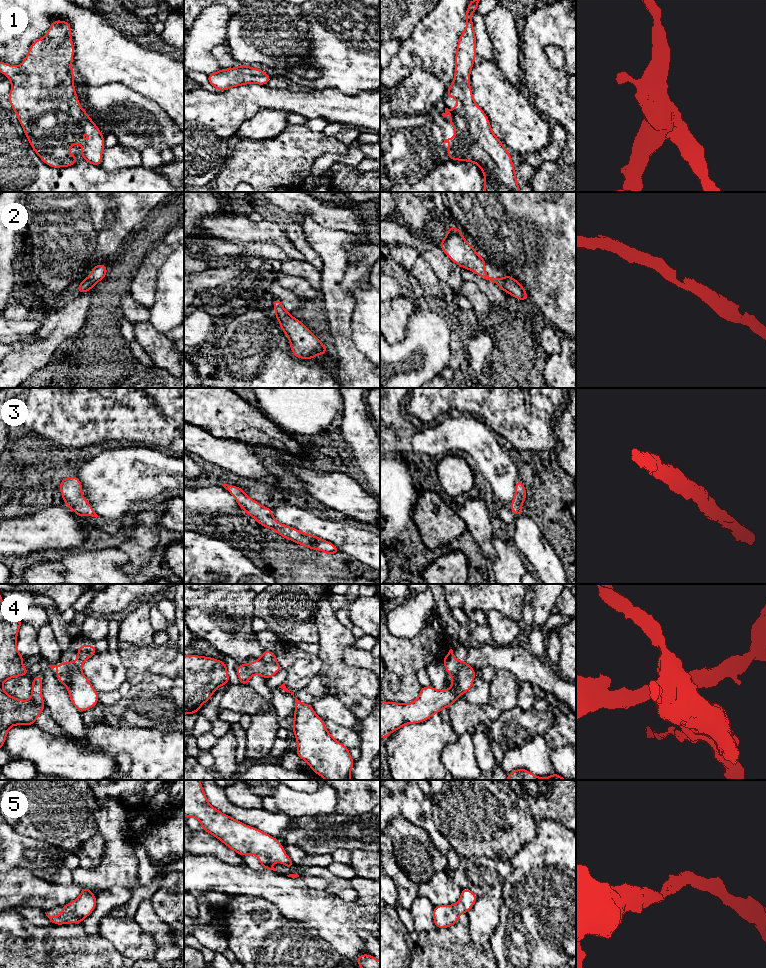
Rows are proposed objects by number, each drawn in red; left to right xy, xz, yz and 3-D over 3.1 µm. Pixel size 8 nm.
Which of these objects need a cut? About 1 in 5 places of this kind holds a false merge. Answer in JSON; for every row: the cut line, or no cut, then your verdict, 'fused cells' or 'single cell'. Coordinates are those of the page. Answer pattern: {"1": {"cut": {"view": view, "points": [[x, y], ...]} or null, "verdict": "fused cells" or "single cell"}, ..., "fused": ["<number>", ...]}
{"1": {"cut": null, "verdict": "single cell"}, "2": {"cut": null, "verdict": "single cell"}, "3": {"cut": null, "verdict": "single cell"}, "4": {"cut": {"view": "xy", "points": [[72, 665], [70, 667], [70, 687], [68, 689]]}, "verdict": "fused cells"}, "5": {"cut": null, "verdict": "single cell"}, "fused": ["4"]}

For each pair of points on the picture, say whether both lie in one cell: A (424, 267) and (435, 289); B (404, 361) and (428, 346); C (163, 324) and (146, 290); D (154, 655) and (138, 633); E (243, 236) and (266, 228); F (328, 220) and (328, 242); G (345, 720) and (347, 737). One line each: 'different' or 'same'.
A: same
B: same
C: different
D: different
E: same
F: different
G: different

